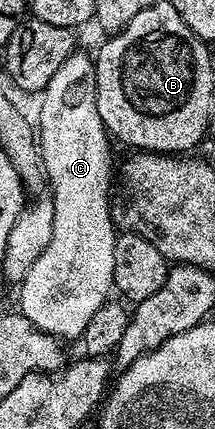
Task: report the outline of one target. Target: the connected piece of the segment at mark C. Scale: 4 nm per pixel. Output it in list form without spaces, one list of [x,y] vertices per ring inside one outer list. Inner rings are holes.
[[[73,52],[66,64],[58,68],[56,78],[50,80],[39,99],[41,102],[38,145],[40,161],[44,164],[46,182],[50,190],[52,186],[50,197],[54,204],[53,237],[50,244],[46,244],[46,252],[38,256],[38,260],[34,260],[30,272],[26,272],[24,281],[18,286],[19,313],[29,318],[42,332],[53,334],[58,340],[79,339],[86,324],[90,324],[91,318],[94,317],[94,312],[98,312],[98,308],[102,308],[105,302],[109,301],[114,290],[114,248],[118,230],[112,221],[112,207],[106,204],[106,199],[114,190],[113,143],[110,141],[108,130],[98,118],[96,64],[93,55],[80,53]]]

